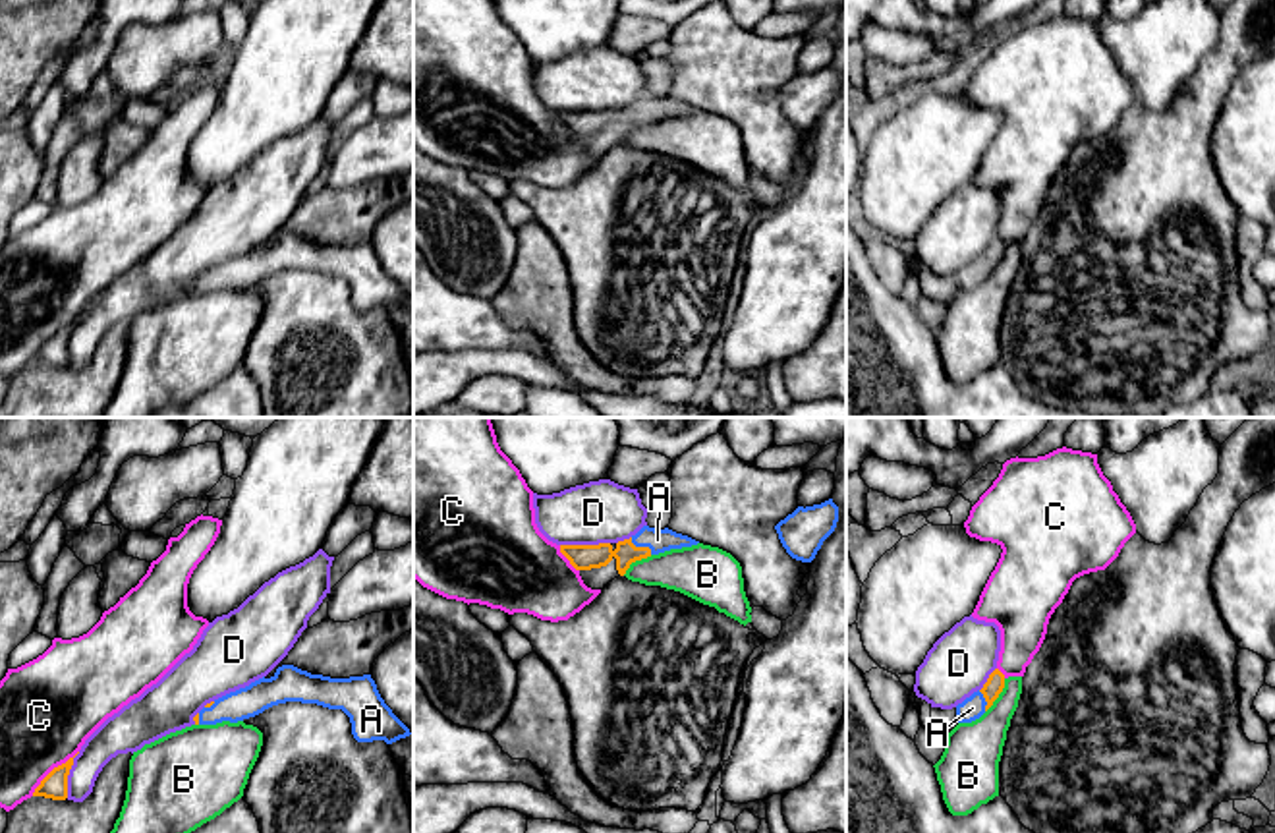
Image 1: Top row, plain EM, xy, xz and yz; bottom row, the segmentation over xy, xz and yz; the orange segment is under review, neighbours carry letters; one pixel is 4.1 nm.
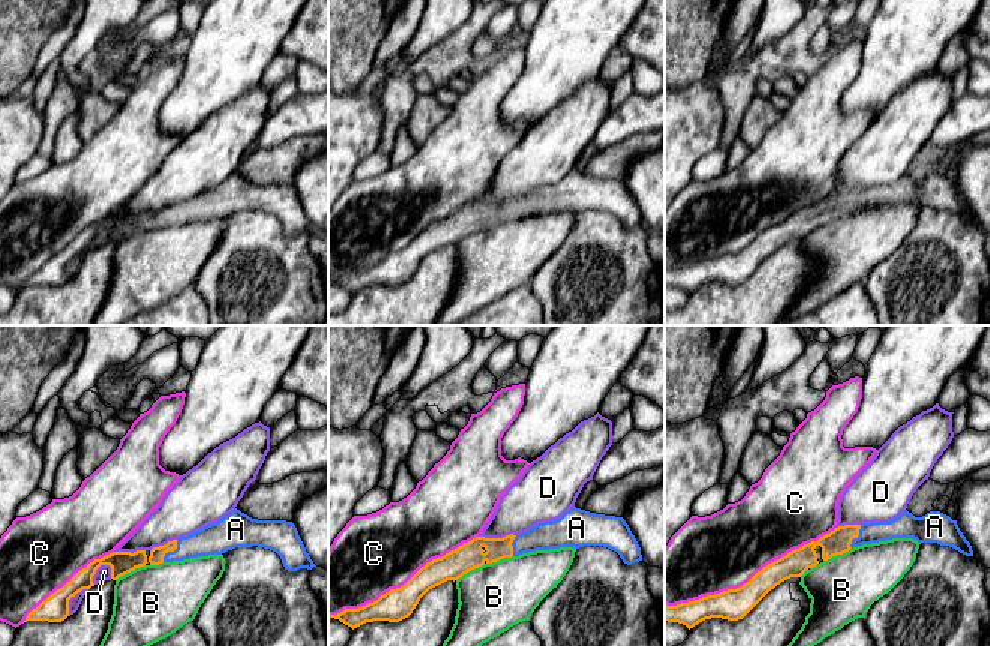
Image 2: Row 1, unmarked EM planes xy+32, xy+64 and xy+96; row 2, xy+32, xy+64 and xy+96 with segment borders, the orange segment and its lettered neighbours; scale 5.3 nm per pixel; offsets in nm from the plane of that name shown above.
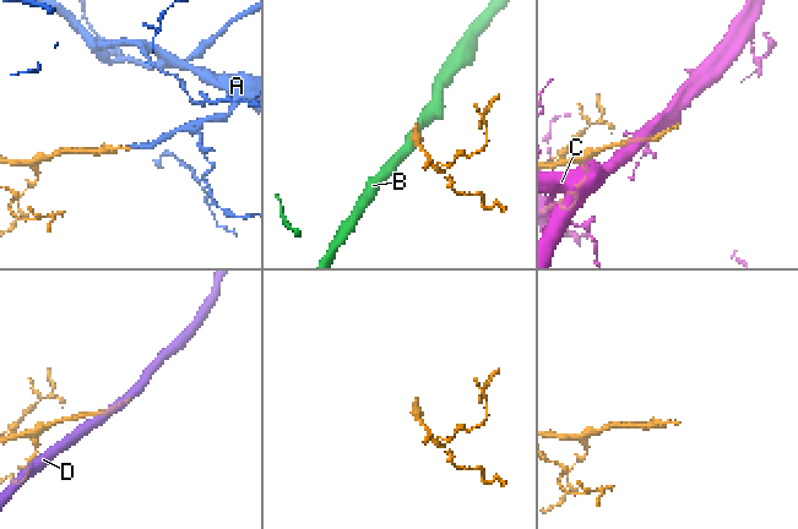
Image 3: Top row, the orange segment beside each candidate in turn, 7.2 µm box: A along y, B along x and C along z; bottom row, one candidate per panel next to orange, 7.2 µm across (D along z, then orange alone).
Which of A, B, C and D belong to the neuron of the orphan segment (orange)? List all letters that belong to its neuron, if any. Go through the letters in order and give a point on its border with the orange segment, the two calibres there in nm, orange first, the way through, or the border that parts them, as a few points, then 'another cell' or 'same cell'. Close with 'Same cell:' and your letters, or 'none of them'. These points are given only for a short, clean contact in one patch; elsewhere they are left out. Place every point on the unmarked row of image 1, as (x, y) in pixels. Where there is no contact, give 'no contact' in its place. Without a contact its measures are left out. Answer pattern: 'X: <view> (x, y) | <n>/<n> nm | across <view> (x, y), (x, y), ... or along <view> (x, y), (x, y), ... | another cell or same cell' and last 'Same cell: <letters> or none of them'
A: xz (642, 114) | 110/100 nm | across xz (584, 124), (642, 114), (657, 107) | same cell
B: yz (997, 263) | 80/240 nm | another cell
C: xy (53, 337) | 110/400 nm | another cell
D: xz (584, 113) | 110/260 nm | another cell
Same cell: A

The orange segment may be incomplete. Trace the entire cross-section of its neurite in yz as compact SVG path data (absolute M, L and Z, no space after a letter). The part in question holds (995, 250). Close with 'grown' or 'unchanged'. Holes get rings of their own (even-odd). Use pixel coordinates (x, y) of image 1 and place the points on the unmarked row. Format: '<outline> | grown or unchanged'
M995 236L981 257L974 259L962 271L956 273L958 290L972 290L979 286L999 265L1005 255L1005 242Z | grown

